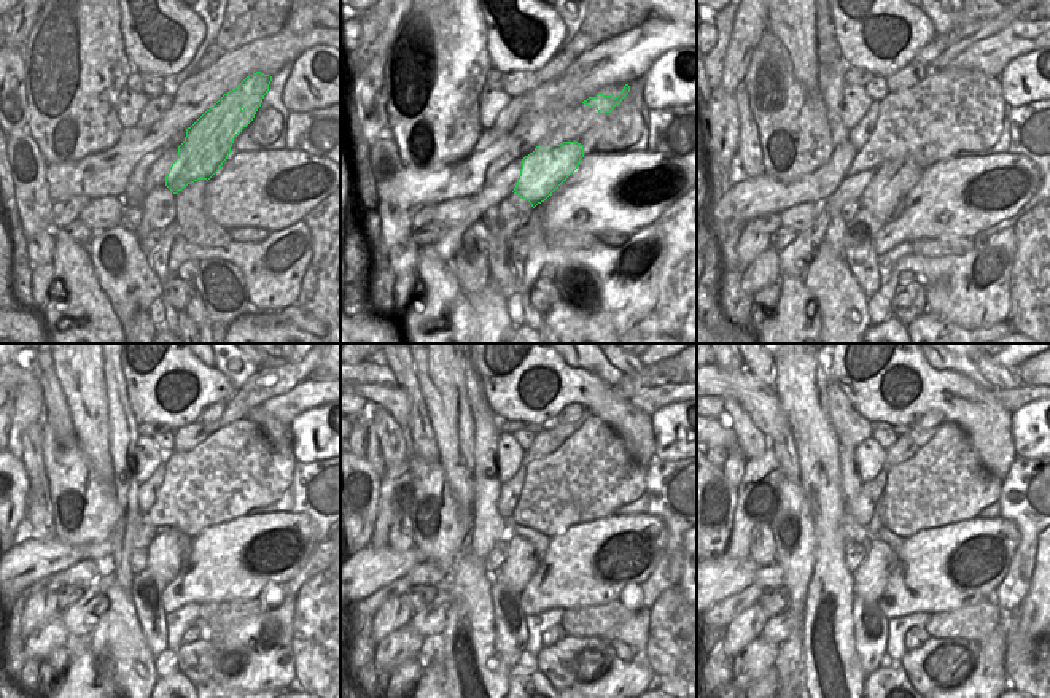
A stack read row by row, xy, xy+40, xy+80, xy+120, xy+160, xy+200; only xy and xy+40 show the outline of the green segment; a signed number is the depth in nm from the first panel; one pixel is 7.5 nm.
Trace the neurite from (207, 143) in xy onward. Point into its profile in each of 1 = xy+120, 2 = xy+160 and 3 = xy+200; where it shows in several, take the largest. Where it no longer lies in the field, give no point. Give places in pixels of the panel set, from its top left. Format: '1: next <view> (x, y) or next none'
1: next xy+120 (164, 554)
2: next xy+160 (521, 563)
3: next xy+200 (871, 577)

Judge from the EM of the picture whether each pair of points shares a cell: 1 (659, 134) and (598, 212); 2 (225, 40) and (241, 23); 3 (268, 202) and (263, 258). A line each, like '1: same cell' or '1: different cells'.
1: different cells
2: same cell
3: different cells

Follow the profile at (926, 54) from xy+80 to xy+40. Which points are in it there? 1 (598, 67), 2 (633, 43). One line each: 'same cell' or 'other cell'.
1: other cell
2: other cell

